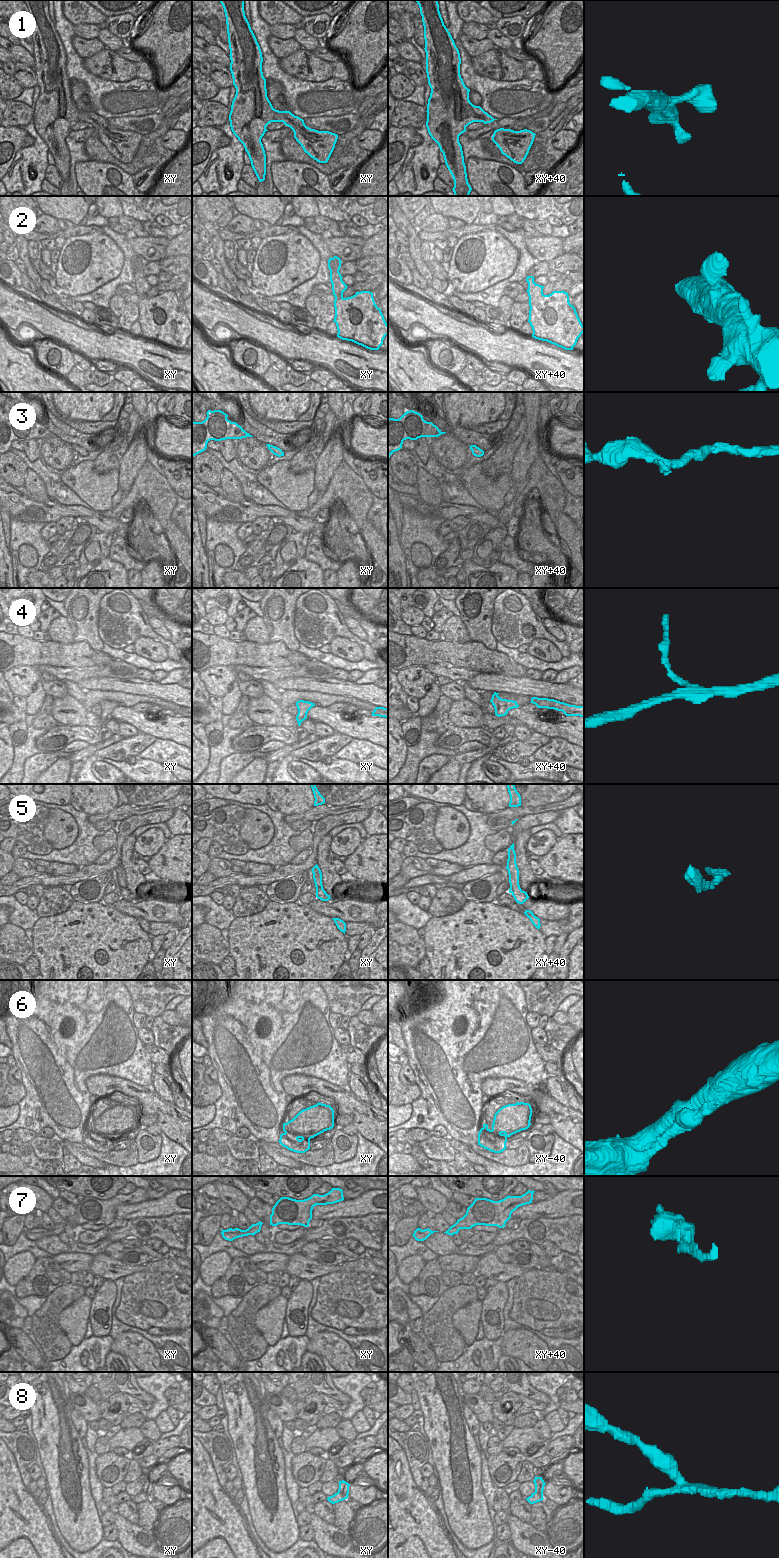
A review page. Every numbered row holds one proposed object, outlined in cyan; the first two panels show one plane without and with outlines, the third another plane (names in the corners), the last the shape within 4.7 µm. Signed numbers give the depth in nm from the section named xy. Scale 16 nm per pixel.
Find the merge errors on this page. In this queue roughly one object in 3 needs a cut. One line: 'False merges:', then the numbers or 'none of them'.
False merges: 8

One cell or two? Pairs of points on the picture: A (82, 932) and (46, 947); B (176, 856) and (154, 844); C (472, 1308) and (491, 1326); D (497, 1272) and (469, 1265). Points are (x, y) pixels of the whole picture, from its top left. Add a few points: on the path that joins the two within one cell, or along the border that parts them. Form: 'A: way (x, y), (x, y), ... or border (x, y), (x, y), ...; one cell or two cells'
A: way (73, 941), (69, 945), (55, 946); one cell
B: border (166, 840), (150, 856); two cells
C: border (482, 1301), (482, 1311), (479, 1319); two cells
D: border (480, 1257), (474, 1271); two cells

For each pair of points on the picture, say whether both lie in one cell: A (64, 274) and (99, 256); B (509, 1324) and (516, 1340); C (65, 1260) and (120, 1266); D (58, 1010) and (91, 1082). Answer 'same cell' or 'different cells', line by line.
A: same cell
B: different cells
C: different cells
D: different cells

